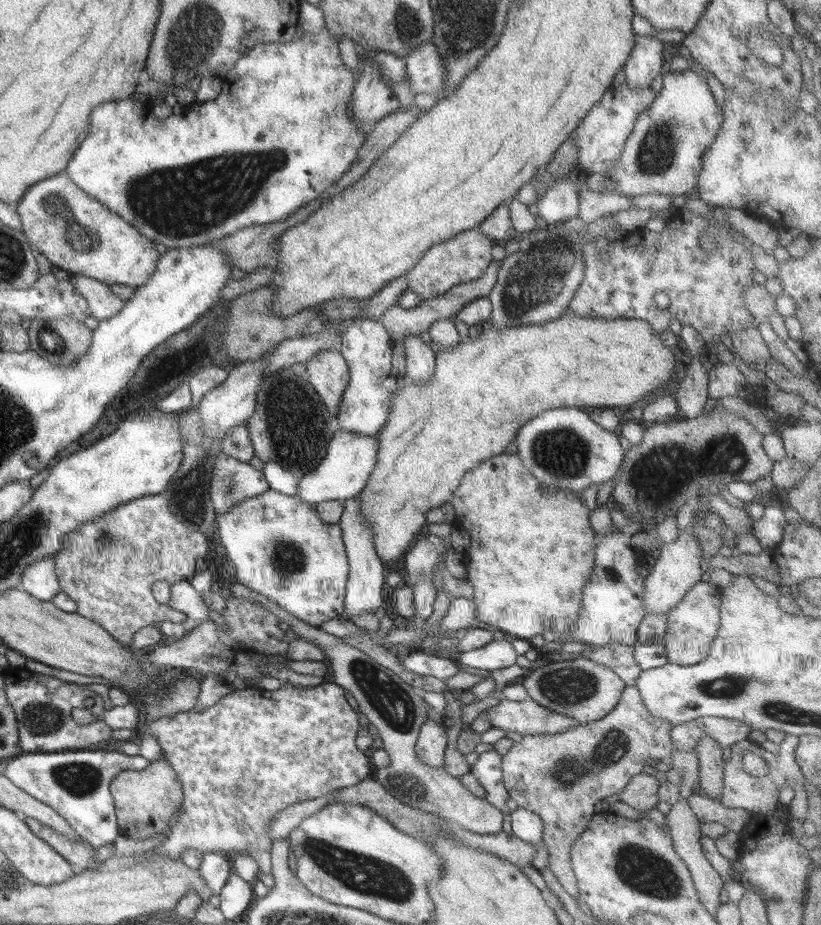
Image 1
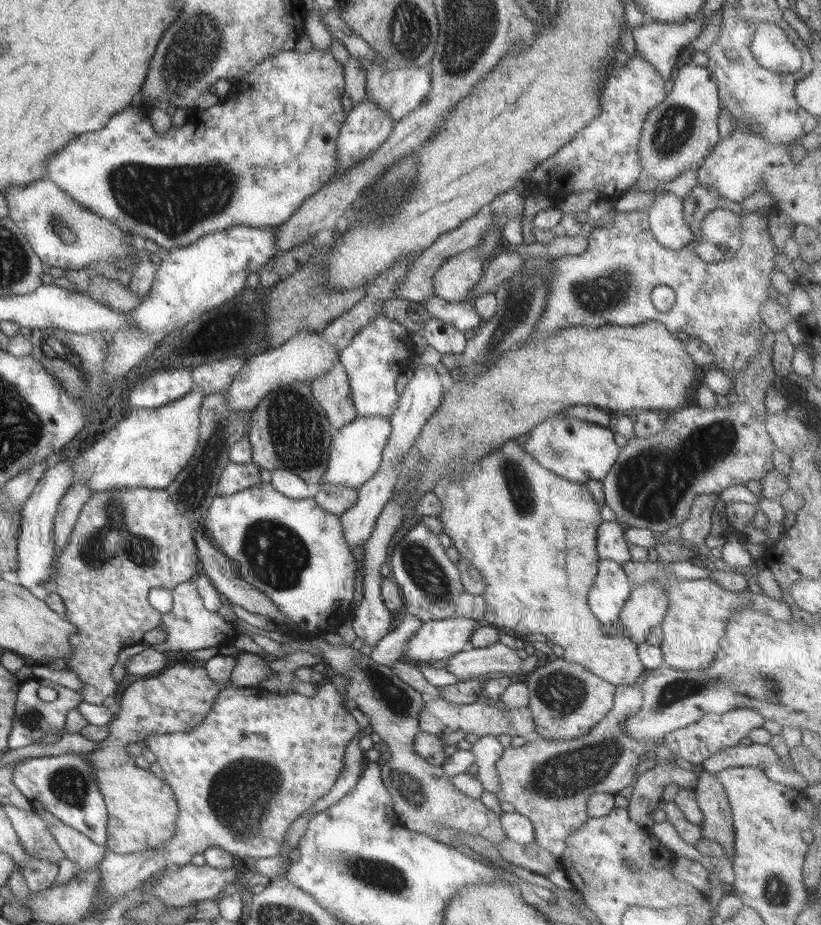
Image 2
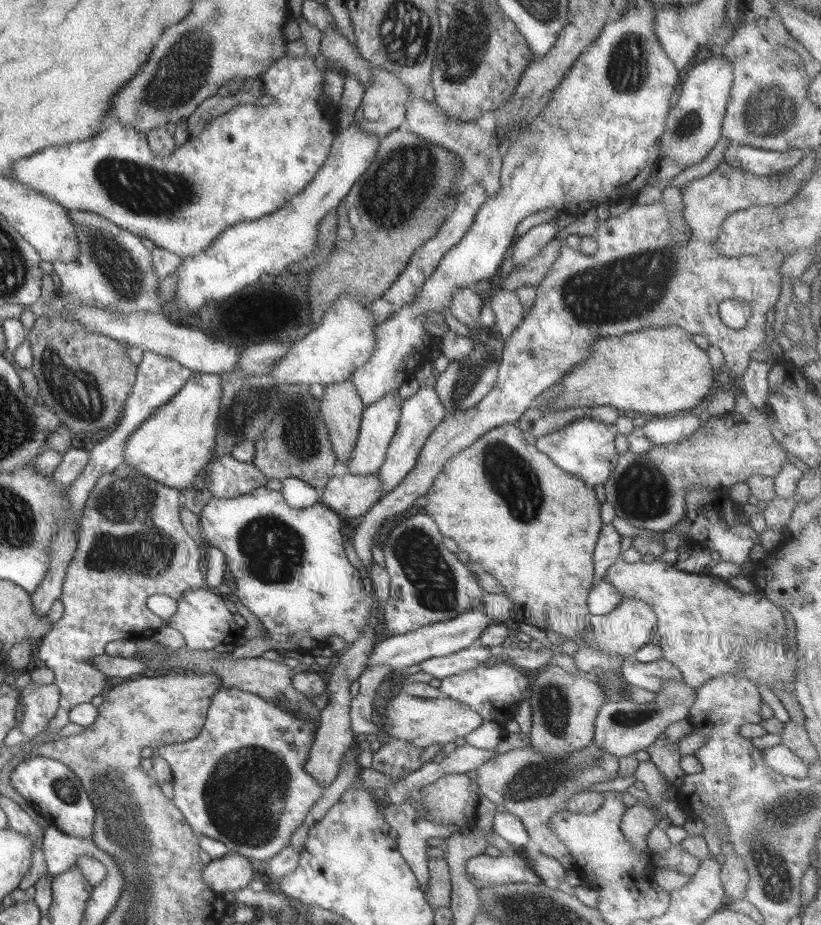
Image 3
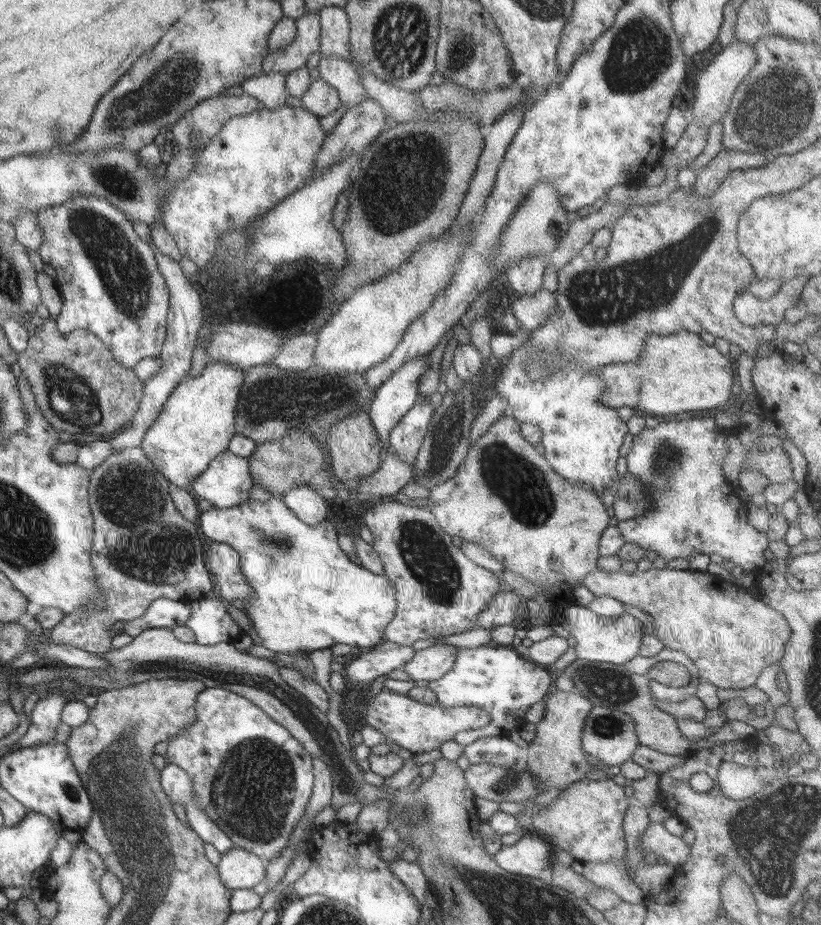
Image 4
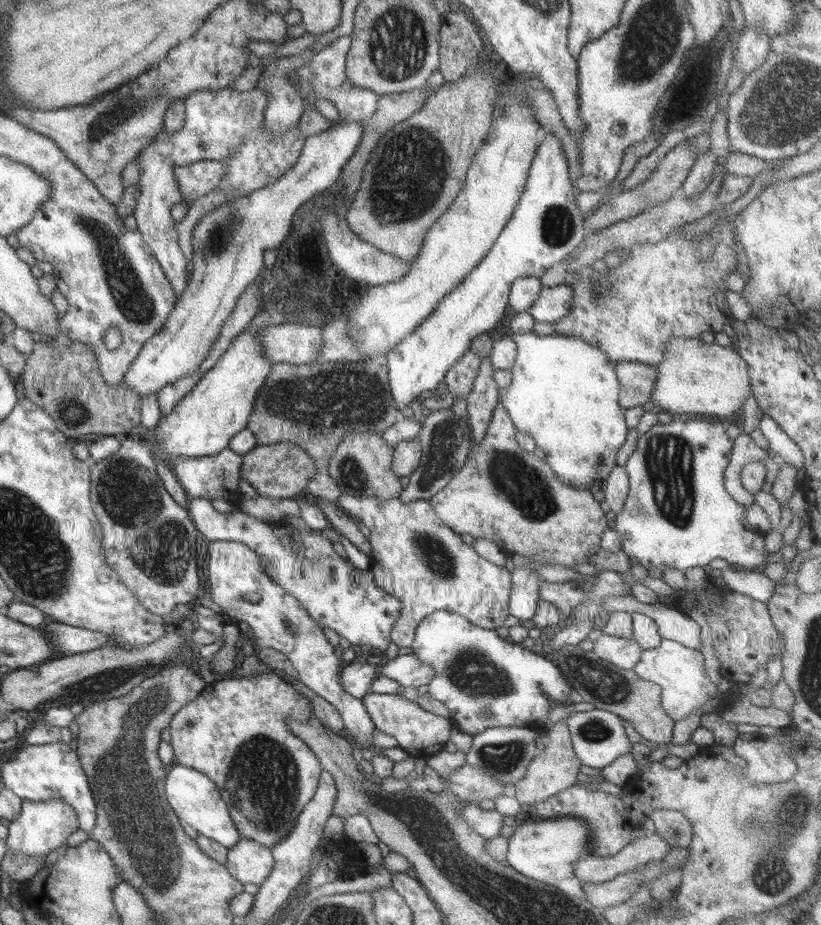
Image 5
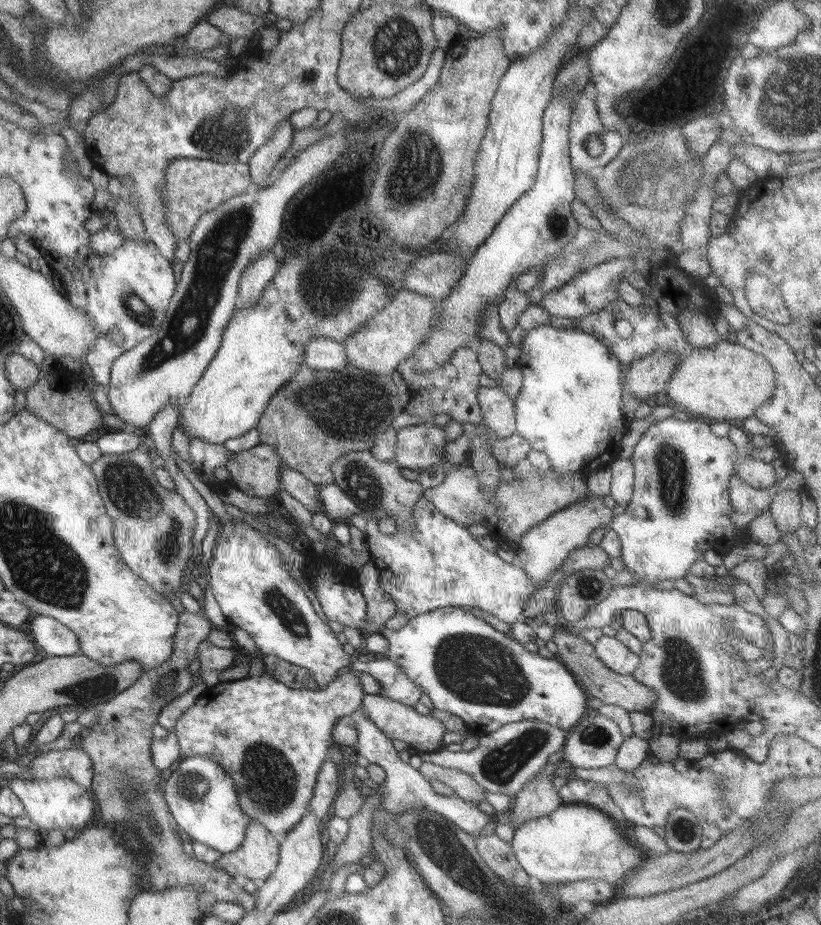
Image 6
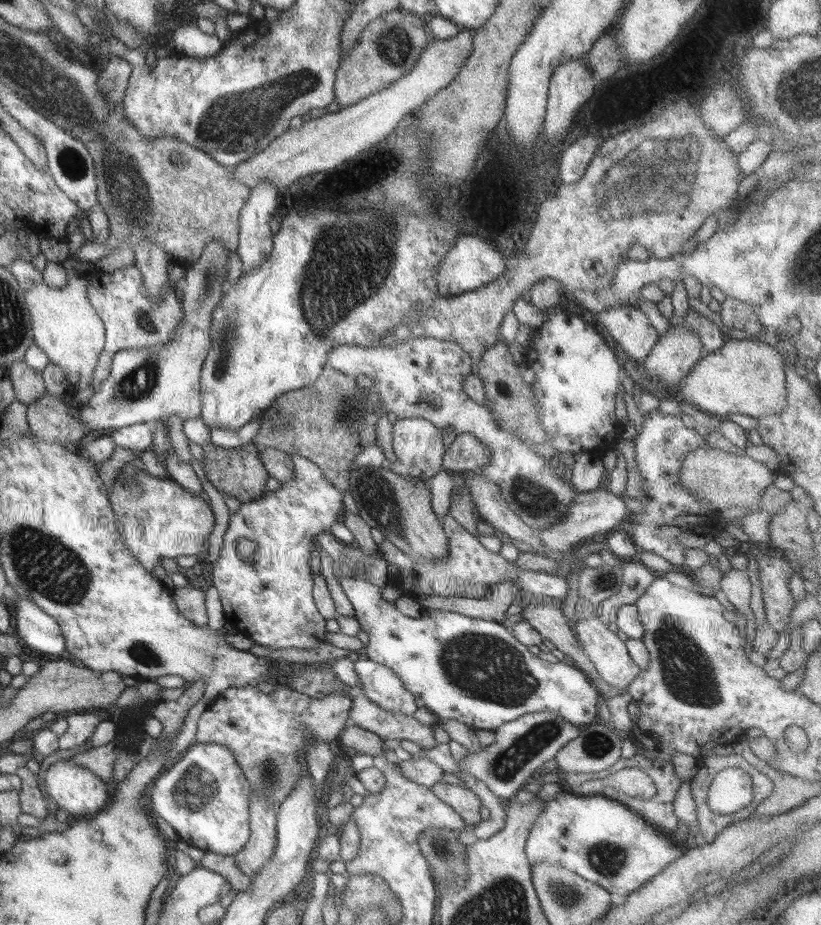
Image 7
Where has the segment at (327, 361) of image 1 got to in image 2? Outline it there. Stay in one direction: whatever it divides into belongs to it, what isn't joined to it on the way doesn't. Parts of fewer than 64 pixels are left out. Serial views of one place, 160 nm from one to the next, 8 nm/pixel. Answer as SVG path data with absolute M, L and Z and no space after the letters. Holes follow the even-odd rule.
M334 361L326 375L309 382L314 398L326 412L326 419L334 430L338 430L357 419L356 408L352 402L349 379L339 361Z

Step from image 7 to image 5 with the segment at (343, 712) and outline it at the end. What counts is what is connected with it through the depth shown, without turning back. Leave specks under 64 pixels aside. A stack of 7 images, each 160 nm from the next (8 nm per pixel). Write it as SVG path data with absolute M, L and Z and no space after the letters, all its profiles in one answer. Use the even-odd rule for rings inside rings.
M369 662L366 664L345 663L339 673L340 682L344 690L357 699L361 699L366 696L366 692L370 692L372 678L375 676L378 676L376 664ZM265 671L256 675L254 678L241 677L222 679L218 682L208 684L192 702L185 704L172 717L168 727L171 734L170 742L174 750L173 758L176 759L178 765L188 765L188 768L195 768L216 783L220 794L223 796L224 802L228 805L230 818L234 821L234 826L236 826L236 830L238 830L241 838L252 839L256 844L262 844L262 846L266 846L266 848L271 848L280 843L280 840L289 837L289 833L294 829L302 809L315 796L320 780L320 773L323 771L320 759L316 756L316 753L296 733L292 732L285 718L289 716L289 718L293 718L293 720L297 720L298 722L306 722L309 718L313 718L314 714L315 710L311 700L274 672Z

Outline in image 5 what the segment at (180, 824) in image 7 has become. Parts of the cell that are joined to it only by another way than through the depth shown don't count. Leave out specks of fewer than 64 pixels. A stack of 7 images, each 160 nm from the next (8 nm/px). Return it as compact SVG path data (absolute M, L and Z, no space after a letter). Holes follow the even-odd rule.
M188 765L170 766L165 778L165 794L174 814L184 826L191 826L199 835L212 839L229 850L240 842L241 836L230 818L228 805L216 783L203 772L188 768Z

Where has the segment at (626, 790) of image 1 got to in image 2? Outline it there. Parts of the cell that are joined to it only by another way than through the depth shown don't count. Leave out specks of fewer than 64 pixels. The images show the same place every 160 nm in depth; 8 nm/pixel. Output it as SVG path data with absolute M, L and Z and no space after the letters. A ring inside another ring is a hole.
M666 761L648 769L636 777L632 784L634 790L628 798L630 801L627 807L630 820L642 828L651 829L655 824L654 814L663 802L664 788L668 784L677 784L681 788L694 790L697 777L696 772Z

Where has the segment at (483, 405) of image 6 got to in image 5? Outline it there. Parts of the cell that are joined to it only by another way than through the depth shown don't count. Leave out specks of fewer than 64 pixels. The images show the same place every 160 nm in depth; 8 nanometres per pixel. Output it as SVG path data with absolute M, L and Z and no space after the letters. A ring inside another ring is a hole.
M502 404L496 406L481 444L473 444L464 466L441 492L429 498L434 512L456 534L471 534L493 540L507 556L544 557L549 564L566 567L584 563L601 548L602 533L608 528L606 512L596 497L584 489L571 489L554 474L550 465L533 452L524 450L515 439L517 433Z

